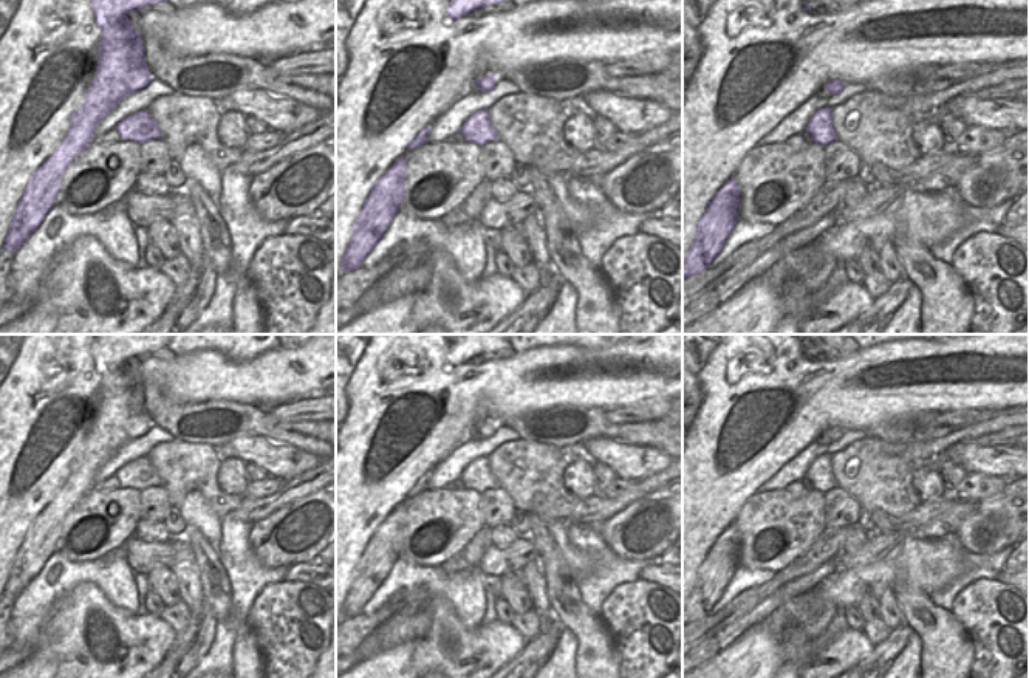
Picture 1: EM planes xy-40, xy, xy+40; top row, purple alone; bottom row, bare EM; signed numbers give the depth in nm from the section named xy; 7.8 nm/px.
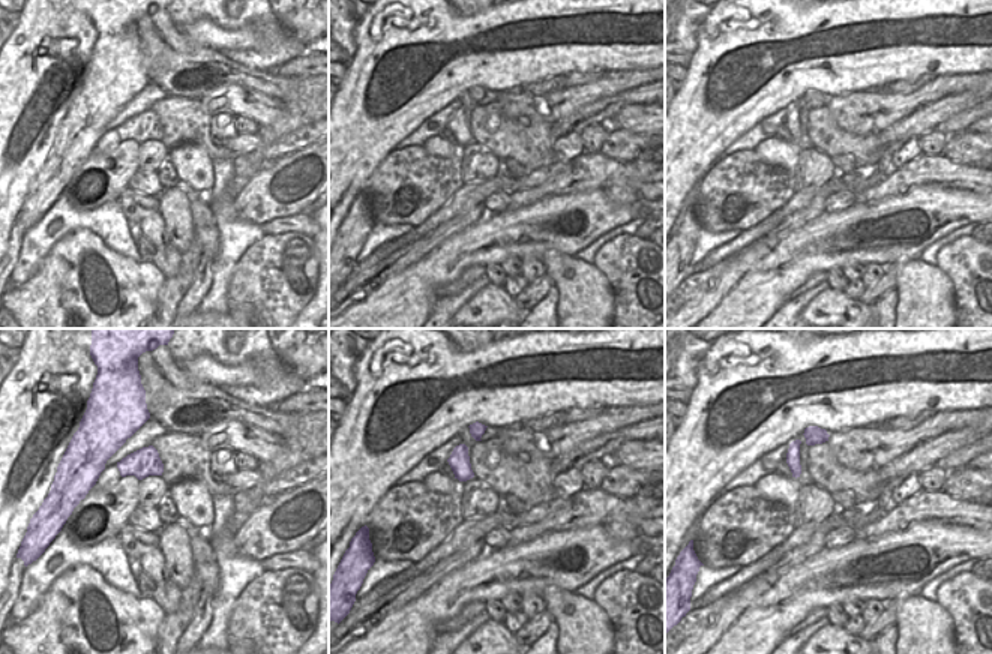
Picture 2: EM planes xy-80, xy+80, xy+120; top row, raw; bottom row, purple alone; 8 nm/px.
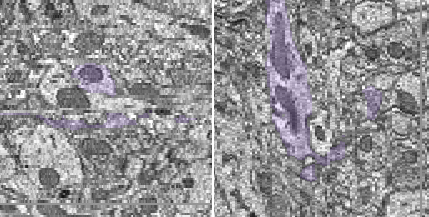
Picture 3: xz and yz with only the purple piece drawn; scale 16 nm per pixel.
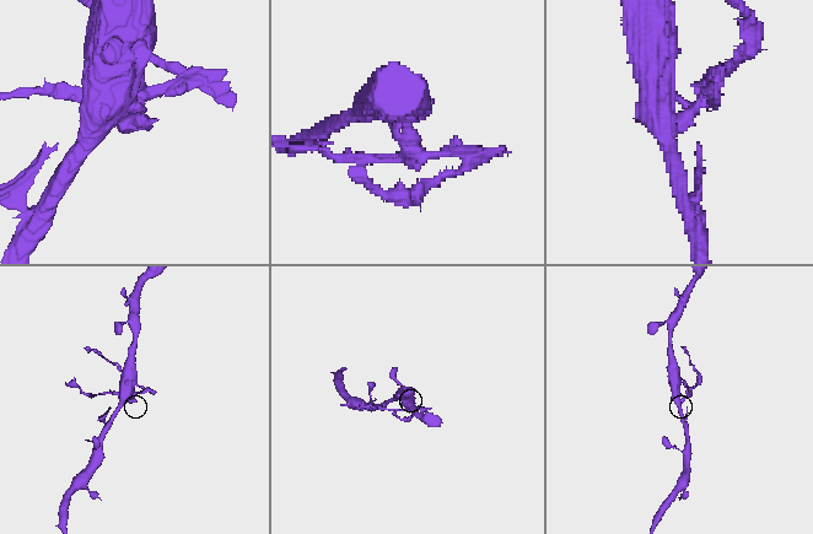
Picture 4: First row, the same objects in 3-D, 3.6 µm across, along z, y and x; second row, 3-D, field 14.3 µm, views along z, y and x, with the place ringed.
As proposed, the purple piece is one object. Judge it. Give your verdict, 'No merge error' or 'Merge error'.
Merge error.

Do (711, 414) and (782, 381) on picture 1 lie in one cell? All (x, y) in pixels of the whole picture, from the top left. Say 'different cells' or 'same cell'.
same cell

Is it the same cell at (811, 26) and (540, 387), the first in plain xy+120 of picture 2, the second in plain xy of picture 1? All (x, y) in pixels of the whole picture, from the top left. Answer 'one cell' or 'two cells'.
one cell

